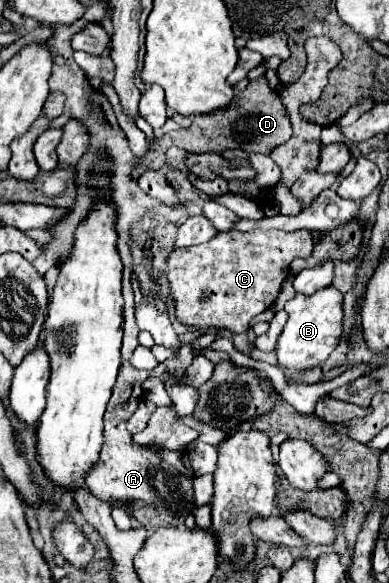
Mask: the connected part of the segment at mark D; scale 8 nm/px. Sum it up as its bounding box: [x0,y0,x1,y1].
[130,77,292,179]

